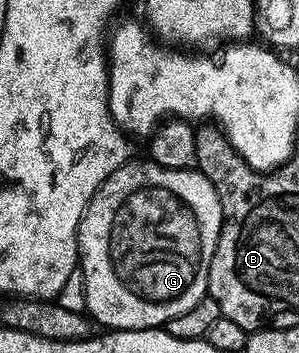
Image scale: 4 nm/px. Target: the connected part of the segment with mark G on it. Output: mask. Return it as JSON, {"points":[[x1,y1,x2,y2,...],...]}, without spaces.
{"points":[[128,160,92,196,88,208,78,225,78,237,76,243,80,255,80,278,82,274,82,286,86,289,86,306,89,317,93,319,99,327,111,330,152,330,165,327,172,316,180,316,180,312,188,312,188,308,193,308,201,298,207,297,208,291,208,268,212,264,214,249,218,243,218,234,222,230,222,205,218,199,216,188,197,169,173,170,156,166,149,160,134,162]]}

